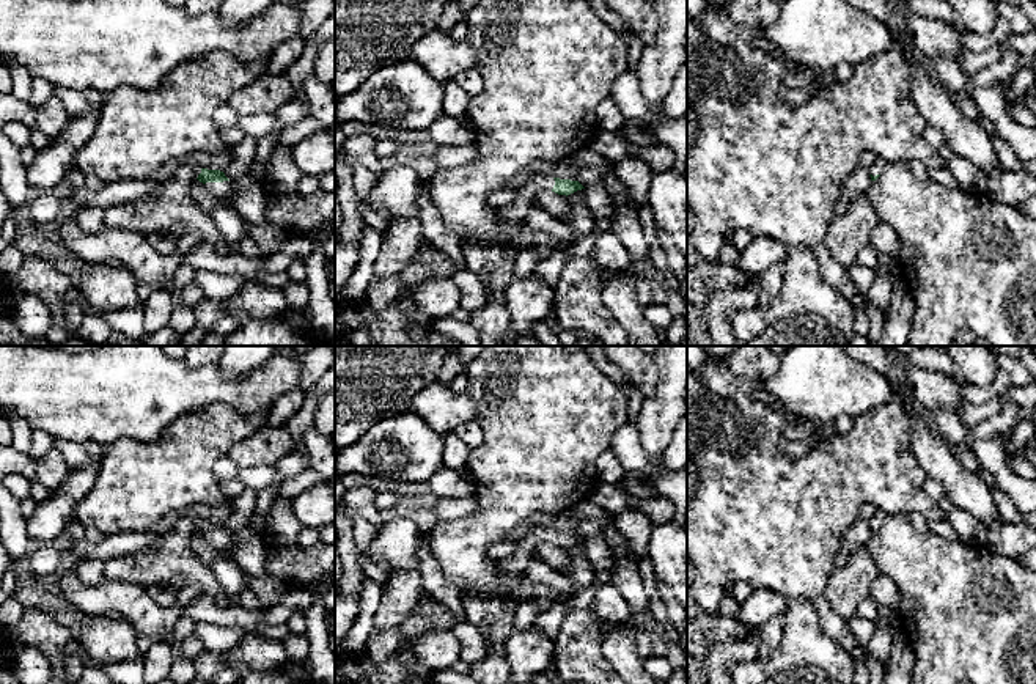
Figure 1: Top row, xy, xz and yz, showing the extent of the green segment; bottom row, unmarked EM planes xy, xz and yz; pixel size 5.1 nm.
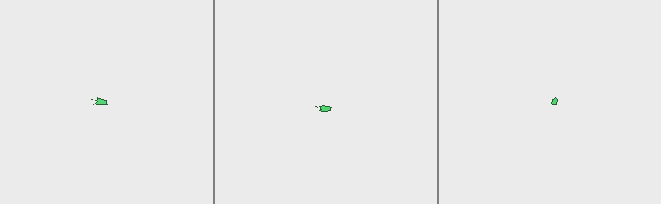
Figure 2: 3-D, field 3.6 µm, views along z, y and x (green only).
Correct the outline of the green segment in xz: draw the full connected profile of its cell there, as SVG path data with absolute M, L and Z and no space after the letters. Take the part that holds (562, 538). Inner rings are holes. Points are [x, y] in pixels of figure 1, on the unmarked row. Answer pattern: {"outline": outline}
{"outline": "M531 527L525 536L517 541L517 549L505 560L497 561L505 576L520 576L528 571L530 557L536 546L552 542L558 547L571 547L585 541L579 533L552 530L549 527Z"}

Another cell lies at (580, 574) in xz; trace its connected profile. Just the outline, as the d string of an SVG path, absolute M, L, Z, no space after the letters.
M585 541L568 547L572 563L568 571L561 572L574 591L591 587L596 580L591 561L586 557Z

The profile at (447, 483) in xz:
M442 467L428 481L431 498L462 498L475 495L475 483L467 470Z

